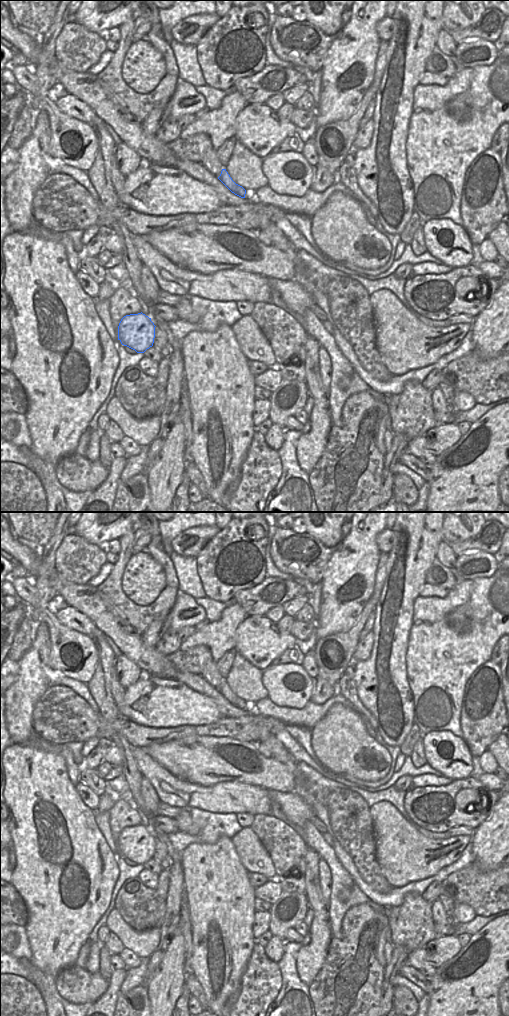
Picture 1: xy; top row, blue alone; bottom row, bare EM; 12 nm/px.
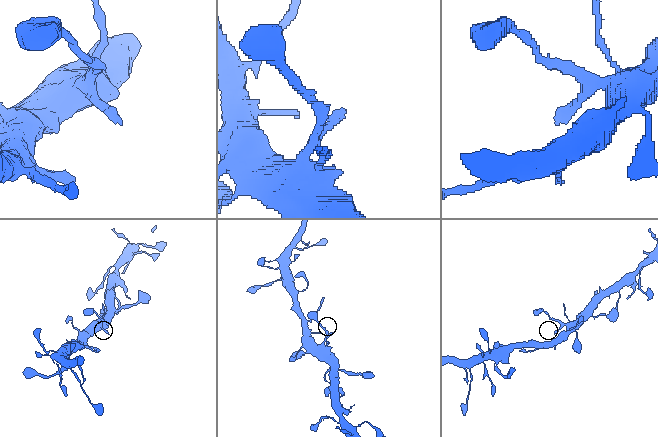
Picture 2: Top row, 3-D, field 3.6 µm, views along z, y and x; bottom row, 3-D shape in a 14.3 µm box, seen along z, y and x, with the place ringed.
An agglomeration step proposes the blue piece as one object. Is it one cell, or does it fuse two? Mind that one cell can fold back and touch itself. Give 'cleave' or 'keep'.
keep

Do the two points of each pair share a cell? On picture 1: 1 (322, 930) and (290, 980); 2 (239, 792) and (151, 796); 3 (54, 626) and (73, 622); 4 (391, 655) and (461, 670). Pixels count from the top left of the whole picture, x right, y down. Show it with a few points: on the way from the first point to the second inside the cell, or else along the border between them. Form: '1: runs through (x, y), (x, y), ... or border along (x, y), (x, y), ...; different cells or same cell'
1: border along (299, 948), (297, 954), (297, 975), (308, 986); different cells
2: border along (144, 776), (151, 784), (160, 801); different cells
3: border along (54, 614), (63, 624), (83, 634); different cells
4: border along (409, 635), (406, 653), (407, 681); different cells

